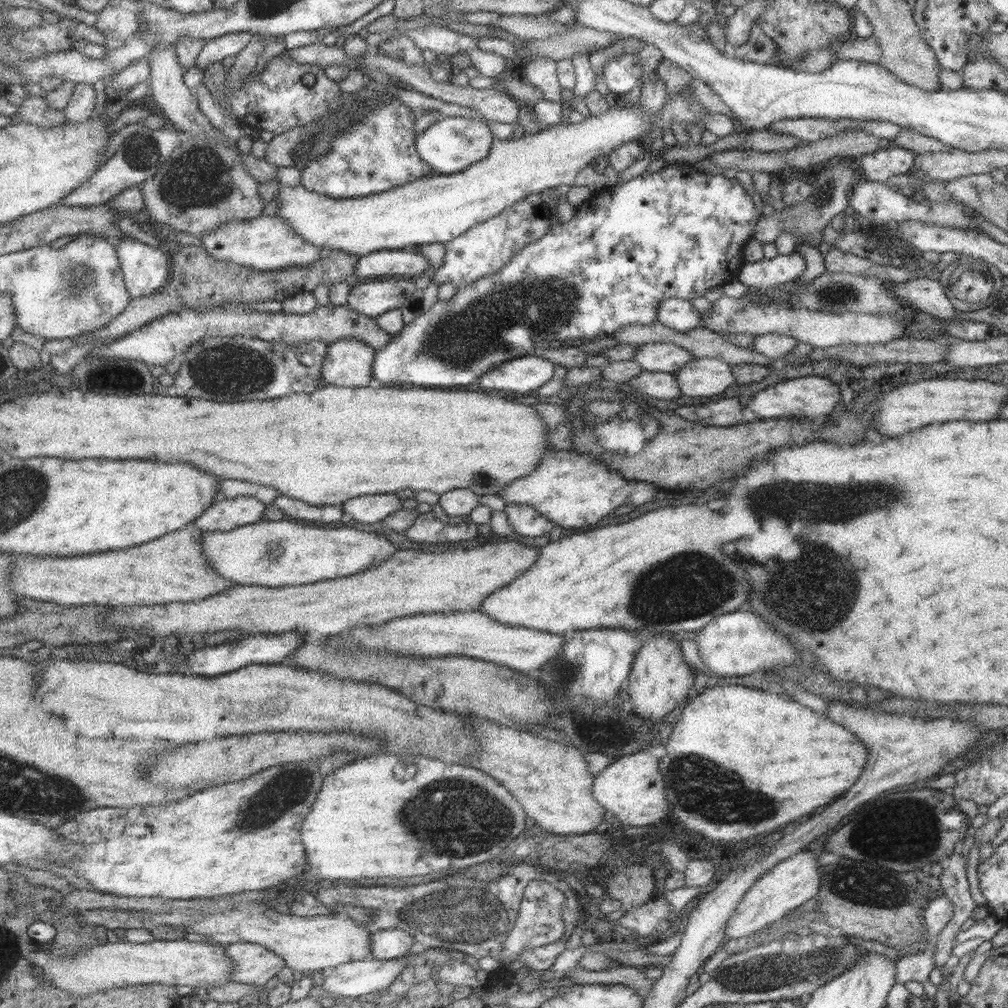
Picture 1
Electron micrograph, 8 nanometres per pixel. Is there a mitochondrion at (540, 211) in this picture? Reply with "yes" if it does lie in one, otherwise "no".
no

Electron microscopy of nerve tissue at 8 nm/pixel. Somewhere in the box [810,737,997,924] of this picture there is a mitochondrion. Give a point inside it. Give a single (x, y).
(843, 883)

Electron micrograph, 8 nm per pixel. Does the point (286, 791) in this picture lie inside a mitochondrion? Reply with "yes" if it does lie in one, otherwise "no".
yes

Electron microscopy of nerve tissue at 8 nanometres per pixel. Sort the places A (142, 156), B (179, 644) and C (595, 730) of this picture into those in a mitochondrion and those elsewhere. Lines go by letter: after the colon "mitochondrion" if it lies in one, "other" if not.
A: mitochondrion
B: other
C: mitochondrion

